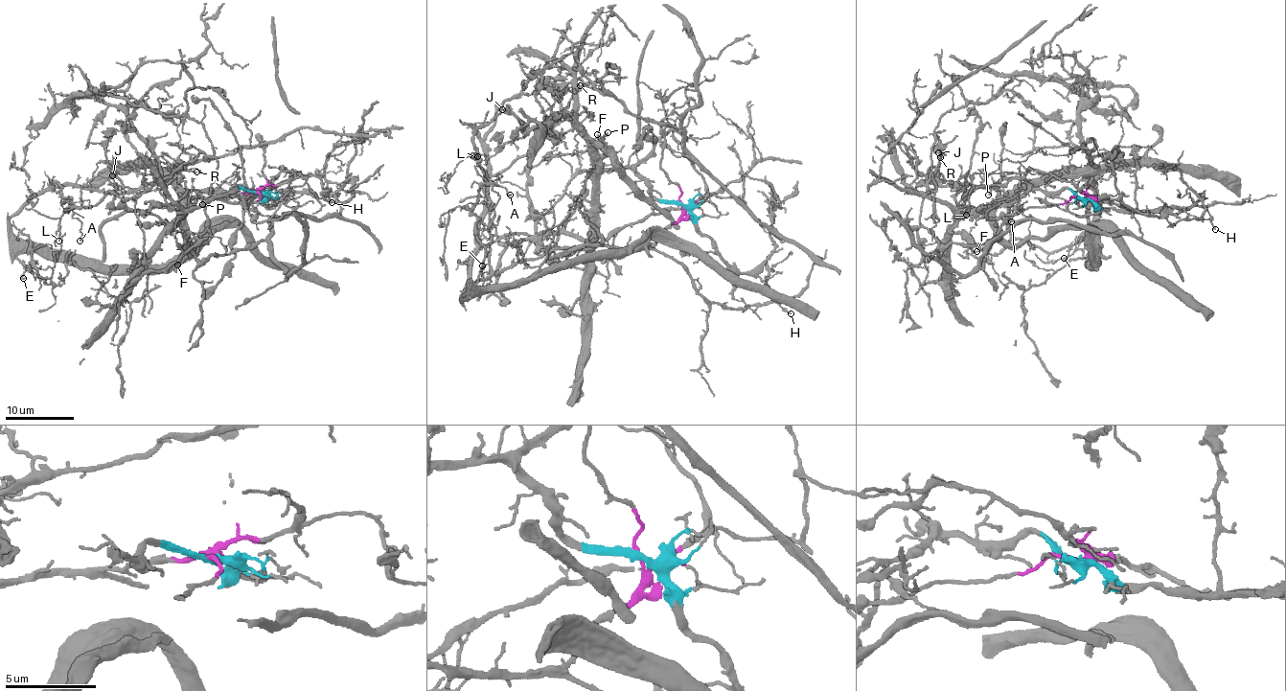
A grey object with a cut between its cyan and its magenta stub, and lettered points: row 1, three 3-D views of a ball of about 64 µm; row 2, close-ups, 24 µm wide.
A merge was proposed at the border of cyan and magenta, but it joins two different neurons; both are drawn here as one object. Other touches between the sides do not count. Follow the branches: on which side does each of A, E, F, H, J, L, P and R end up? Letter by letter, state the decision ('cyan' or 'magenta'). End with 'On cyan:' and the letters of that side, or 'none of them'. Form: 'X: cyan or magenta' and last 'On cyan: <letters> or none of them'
A: magenta
E: magenta
F: cyan
H: magenta
J: cyan
L: magenta
P: cyan
R: cyan
On cyan: F, J, P, R

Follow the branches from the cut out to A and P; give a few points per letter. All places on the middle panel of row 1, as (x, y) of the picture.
A: (681, 205), (651, 245), (576, 245), (548, 262), (558, 268), (463, 295), (491, 270), (490, 178), (510, 195)
P: (681, 205), (654, 197), (649, 185), (628, 168), (602, 169), (604, 136), (608, 132)

